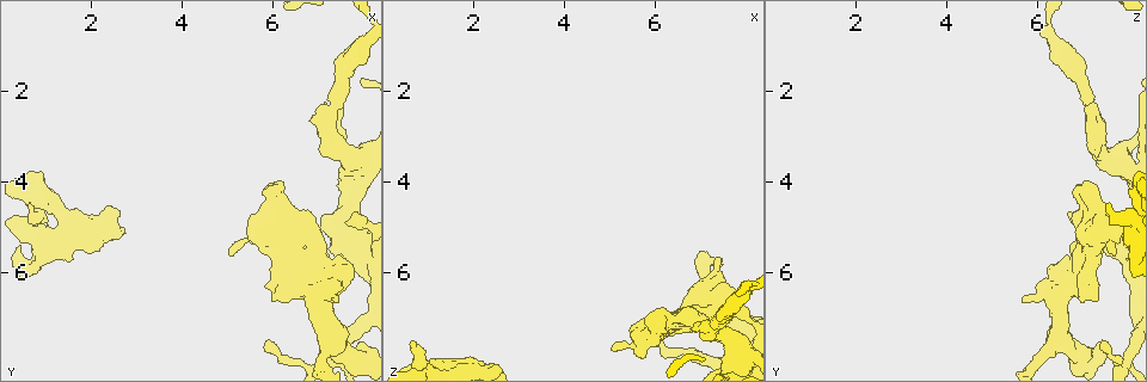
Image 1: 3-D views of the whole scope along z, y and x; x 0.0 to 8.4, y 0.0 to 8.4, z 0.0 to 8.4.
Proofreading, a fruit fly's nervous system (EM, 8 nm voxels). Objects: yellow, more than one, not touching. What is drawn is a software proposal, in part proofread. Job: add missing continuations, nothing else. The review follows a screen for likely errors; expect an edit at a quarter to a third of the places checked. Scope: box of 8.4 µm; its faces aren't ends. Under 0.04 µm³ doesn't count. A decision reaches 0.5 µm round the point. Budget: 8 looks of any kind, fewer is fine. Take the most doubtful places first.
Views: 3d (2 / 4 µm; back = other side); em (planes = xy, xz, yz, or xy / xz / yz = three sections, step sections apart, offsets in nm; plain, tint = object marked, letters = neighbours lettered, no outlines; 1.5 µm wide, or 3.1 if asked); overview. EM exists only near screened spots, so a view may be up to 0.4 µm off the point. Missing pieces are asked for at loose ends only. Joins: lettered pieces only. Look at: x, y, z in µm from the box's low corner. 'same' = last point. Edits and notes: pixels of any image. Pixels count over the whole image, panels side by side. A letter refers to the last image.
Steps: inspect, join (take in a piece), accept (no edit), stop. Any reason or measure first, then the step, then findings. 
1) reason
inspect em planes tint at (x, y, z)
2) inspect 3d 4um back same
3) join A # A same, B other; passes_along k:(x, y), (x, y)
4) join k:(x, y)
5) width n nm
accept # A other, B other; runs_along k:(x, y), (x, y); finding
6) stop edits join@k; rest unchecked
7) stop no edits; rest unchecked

an open end
inspect 3d 4um at (0.65, 4.45, 7.50)

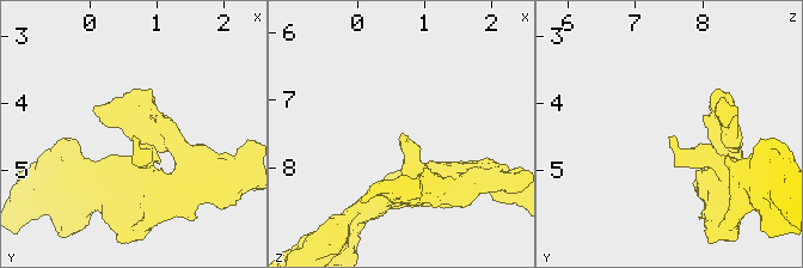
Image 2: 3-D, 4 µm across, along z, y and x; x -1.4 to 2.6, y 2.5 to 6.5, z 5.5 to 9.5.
inspect em xy step 4 letters at (0.65, 4.45, 7.50)

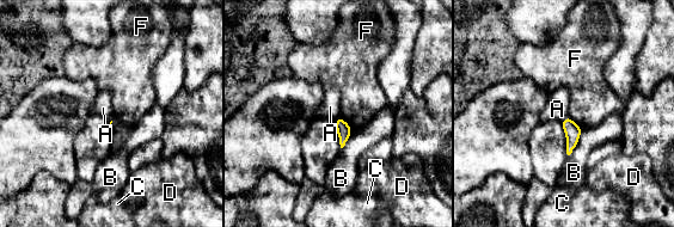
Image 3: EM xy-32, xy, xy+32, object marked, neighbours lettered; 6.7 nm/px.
accept # A other, B other, C other, D other, F other; border 3:(568, 115), (561, 121); no lettered piece goes on from it

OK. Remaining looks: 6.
branch stops here
inspect em planes tint at (7.75, 4.75, 6.70)

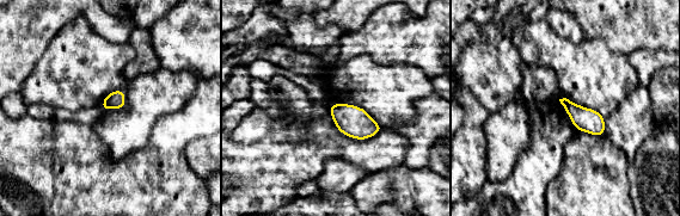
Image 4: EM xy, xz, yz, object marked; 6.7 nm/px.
see the neighbours
inspect em planes letters same

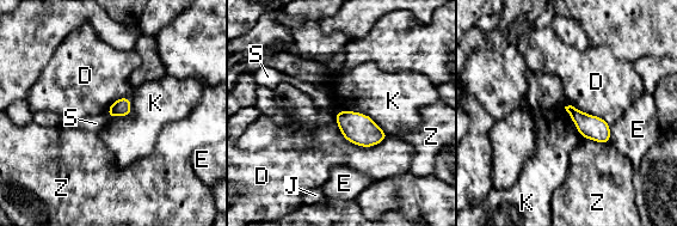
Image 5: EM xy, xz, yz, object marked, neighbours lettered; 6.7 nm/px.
accept # D other, E other, J other, K other, S other, Z other; no lettered piece goes on from it

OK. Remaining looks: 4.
an open end
inspect em planes tint at (7.40, 6.60, 5.65)

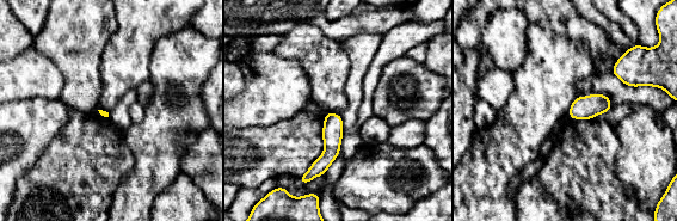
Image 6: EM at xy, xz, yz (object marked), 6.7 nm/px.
inspect em planes letters same

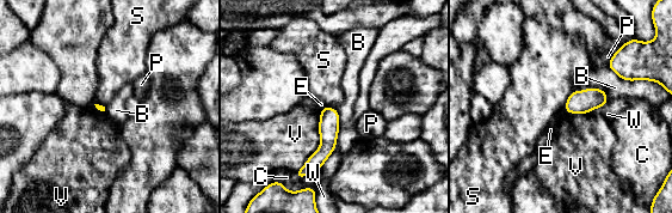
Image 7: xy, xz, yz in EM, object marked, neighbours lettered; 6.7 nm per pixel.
longest_contact V 460 nm
accept # B other, C other, E other, P other, S other, V other, W other; none of them fits

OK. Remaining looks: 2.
stop no edits; rest unchecked

